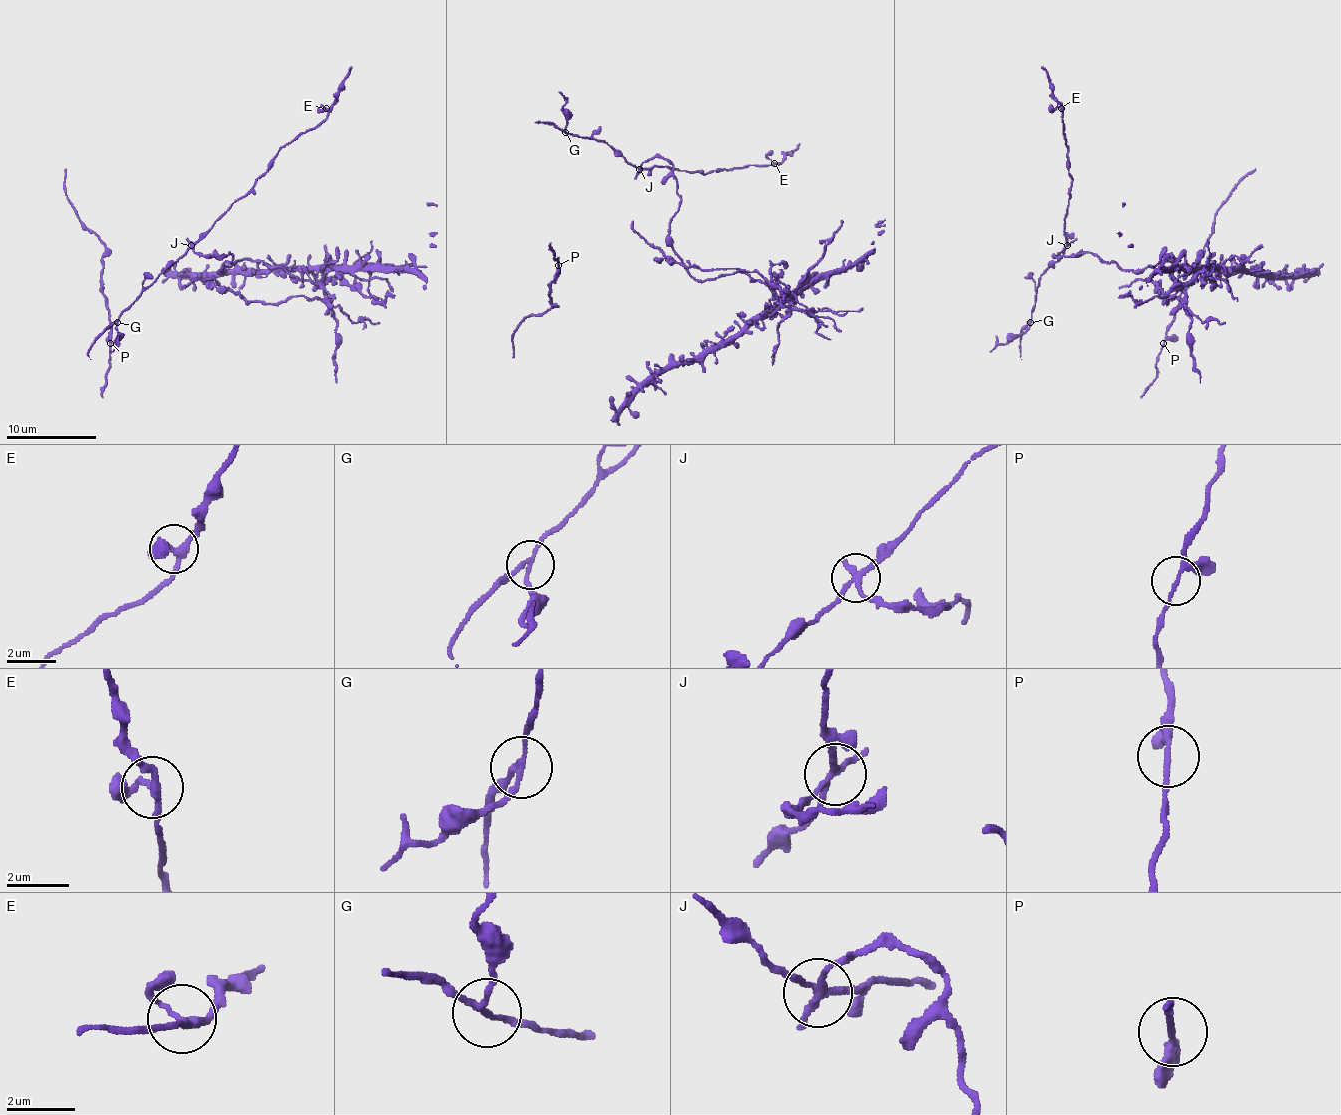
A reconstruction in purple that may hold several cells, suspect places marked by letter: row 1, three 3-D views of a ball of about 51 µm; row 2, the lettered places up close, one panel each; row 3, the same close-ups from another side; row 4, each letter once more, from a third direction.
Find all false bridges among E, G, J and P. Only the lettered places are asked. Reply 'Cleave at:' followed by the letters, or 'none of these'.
Cleave at: G, J

